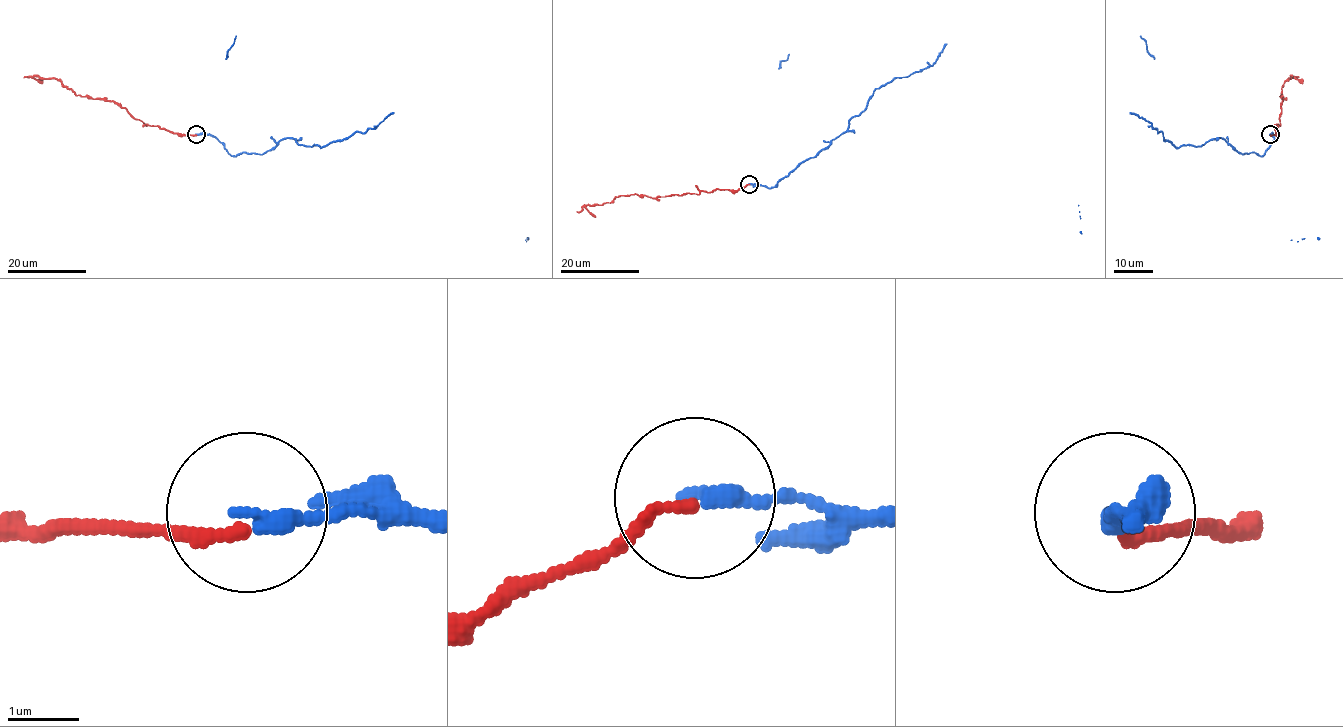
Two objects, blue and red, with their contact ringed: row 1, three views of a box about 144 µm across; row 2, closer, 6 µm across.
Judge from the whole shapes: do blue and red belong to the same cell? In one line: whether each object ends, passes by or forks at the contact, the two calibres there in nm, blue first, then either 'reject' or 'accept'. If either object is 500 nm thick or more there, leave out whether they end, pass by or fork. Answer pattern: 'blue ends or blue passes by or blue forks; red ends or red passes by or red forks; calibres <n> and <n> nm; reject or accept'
blue ends; red ends; calibres 240 and 180 nm; reject

